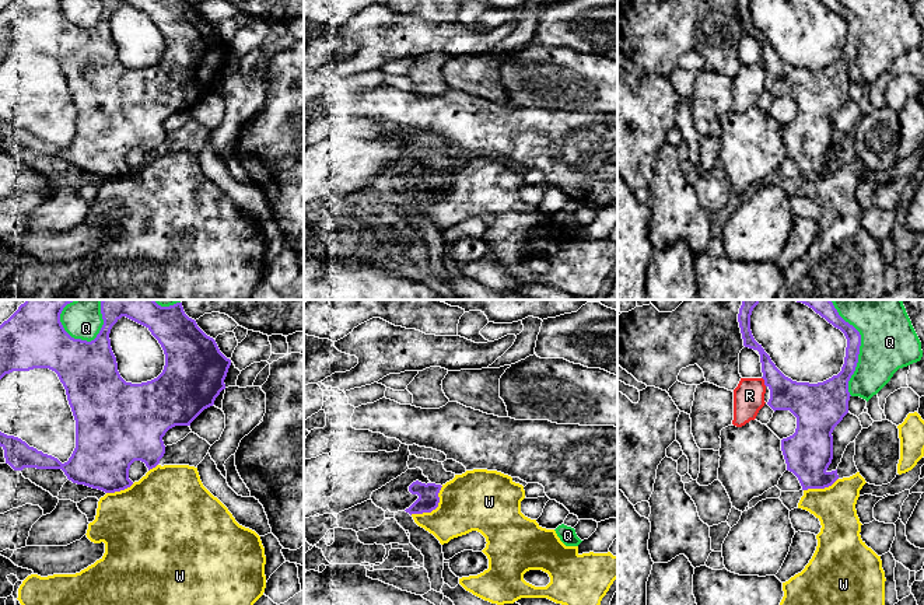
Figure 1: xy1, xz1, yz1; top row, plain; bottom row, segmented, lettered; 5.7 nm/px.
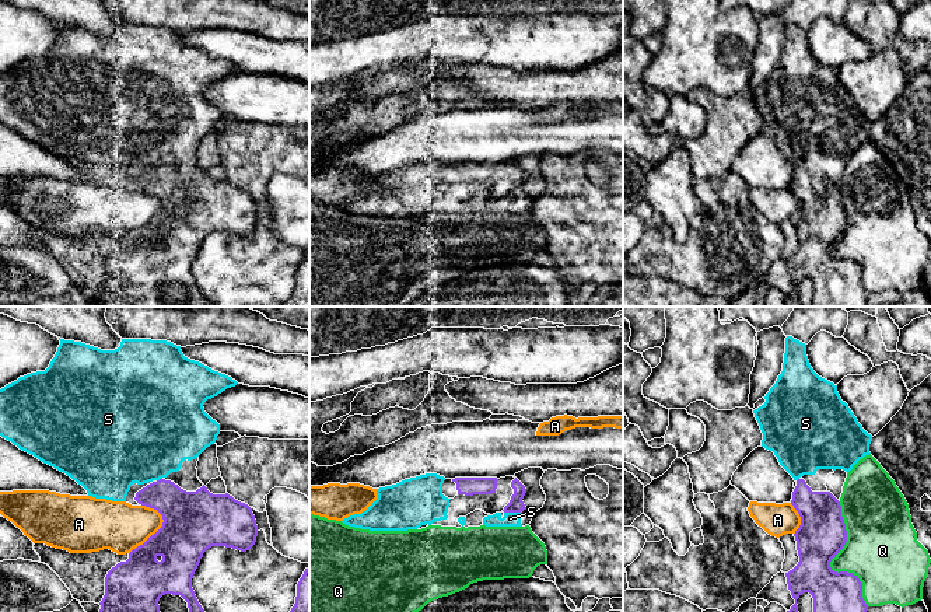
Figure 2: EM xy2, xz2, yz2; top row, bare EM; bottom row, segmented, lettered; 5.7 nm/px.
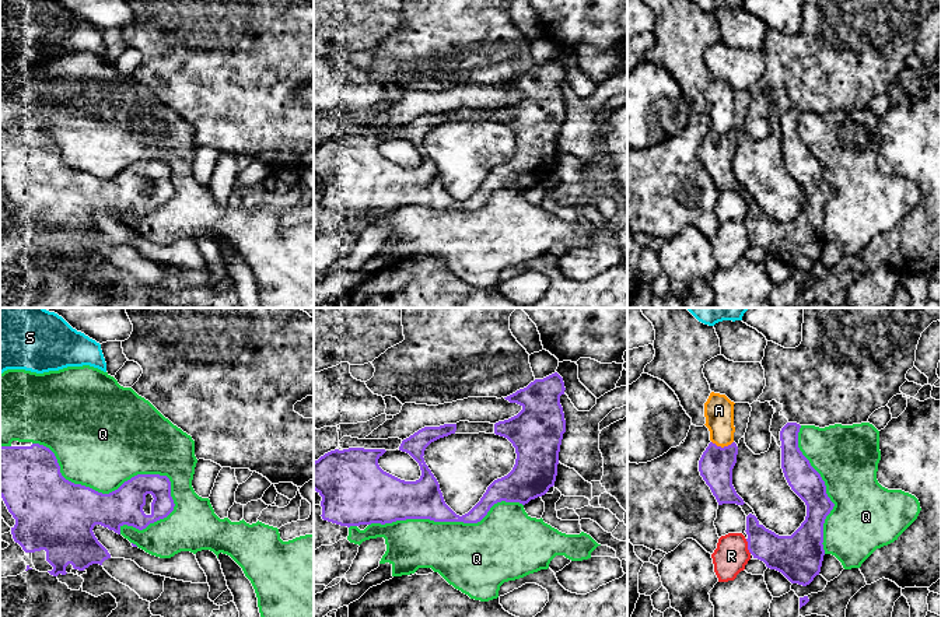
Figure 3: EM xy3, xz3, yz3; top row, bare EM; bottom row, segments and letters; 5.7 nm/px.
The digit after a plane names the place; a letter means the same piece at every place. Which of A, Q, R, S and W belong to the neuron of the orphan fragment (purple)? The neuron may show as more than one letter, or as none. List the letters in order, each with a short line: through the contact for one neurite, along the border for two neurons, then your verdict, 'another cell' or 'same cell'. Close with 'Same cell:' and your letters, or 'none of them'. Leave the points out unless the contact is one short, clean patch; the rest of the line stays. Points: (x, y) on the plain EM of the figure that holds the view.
A: another cell
Q: another cell
R: another cell
S: same cell
W: xz1 (443, 172), (438, 179), (438, 191), (434, 195), (410, 200) | another cell
Same cell: S

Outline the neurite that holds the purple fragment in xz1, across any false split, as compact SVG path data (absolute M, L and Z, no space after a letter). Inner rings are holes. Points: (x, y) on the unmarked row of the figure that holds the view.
M419 167L413 168L409 172L409 178L412 181L417 181L419 185L405 197L412 200L423 200L423 199L431 199L438 193L440 183L438 179L441 176L441 171L435 169L421 169Z

